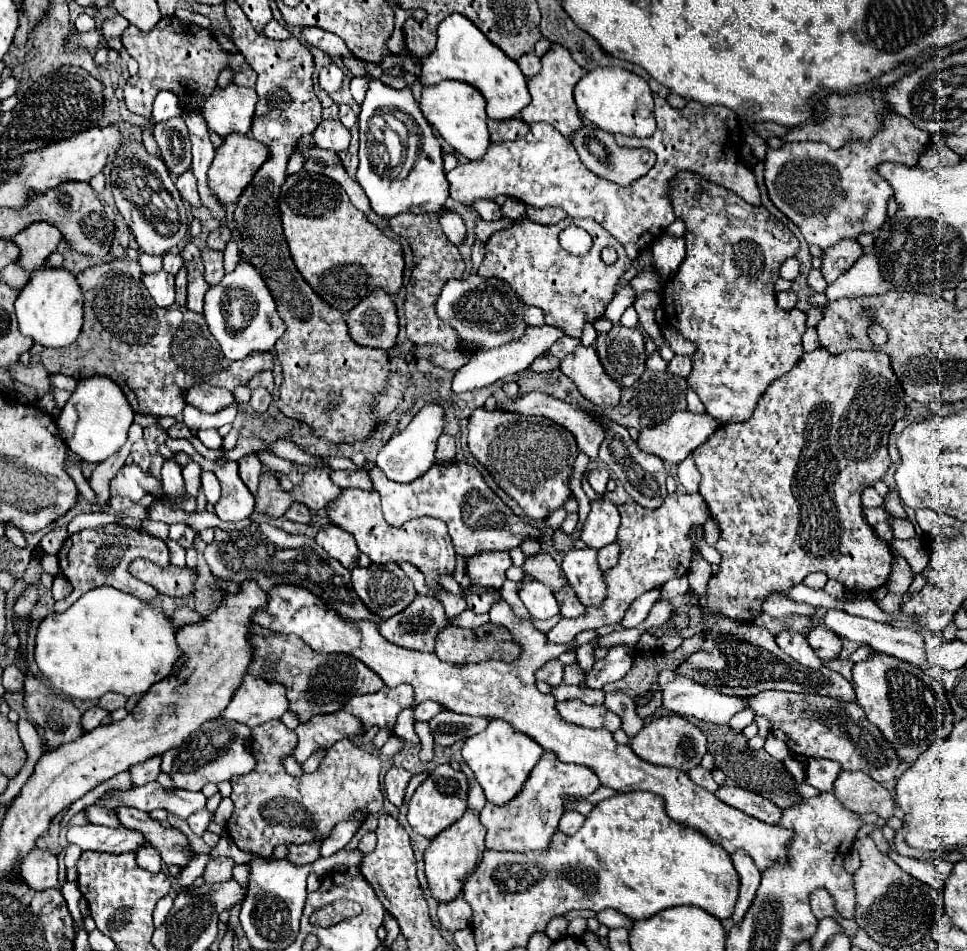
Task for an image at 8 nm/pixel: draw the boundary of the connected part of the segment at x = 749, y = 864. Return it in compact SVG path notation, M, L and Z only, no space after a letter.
M733 851L731 853L731 861L739 873L739 879L741 879L741 887L739 887L739 899L737 899L737 905L735 905L735 911L729 919L729 925L733 923L739 923L739 919L743 919L743 915L747 913L747 907L751 905L751 899L759 887L759 881L761 881L761 873L757 869L757 865L753 863L753 859L745 853L745 851Z

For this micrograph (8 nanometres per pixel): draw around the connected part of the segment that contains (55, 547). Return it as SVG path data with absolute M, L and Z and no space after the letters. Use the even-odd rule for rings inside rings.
M57 527L53 531L49 531L43 539L41 539L41 549L47 553L47 555L57 555L61 545L65 543L67 539L67 527Z

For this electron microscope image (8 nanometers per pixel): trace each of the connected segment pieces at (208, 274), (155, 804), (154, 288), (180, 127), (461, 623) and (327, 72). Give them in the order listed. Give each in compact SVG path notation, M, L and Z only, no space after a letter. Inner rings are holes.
M203 249L201 257L203 257L203 265L205 265L205 281L209 285L219 283L219 279L223 279L223 275L225 275L225 271L223 271L223 253Z
M151 781L143 787L133 787L127 791L115 789L101 795L101 799L95 803L103 809L117 811L119 807L133 807L139 811L153 811L153 809L165 809L175 813L181 819L187 819L191 813L205 809L205 795L203 793L189 793L183 789L165 789L157 781Z
M167 271L145 273L143 285L159 307L171 307L175 303L175 279Z
M183 117L155 123L153 135L159 145L161 159L173 175L183 175L187 169L191 169L191 141Z
M465 609L463 613L451 619L451 623L457 627L481 627L485 621L489 621L489 615L475 615L471 609Z
M327 65L319 71L319 85L325 93L335 93L341 89L341 83L343 83L343 71L337 67L337 65Z

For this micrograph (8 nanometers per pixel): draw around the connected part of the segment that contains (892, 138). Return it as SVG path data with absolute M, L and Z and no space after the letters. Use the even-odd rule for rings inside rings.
M891 113L891 117L885 117L881 131L877 131L869 141L849 141L837 151L827 147L825 143L813 141L789 143L781 145L779 149L769 149L765 159L765 185L769 199L789 221L799 227L809 245L819 245L821 249L827 249L839 243L839 239L857 239L857 235L861 233L873 233L887 219L887 201L893 191L891 185L877 173L877 165L883 161L917 165L917 159L921 151L929 145L929 139L931 135L917 129L909 119Z

